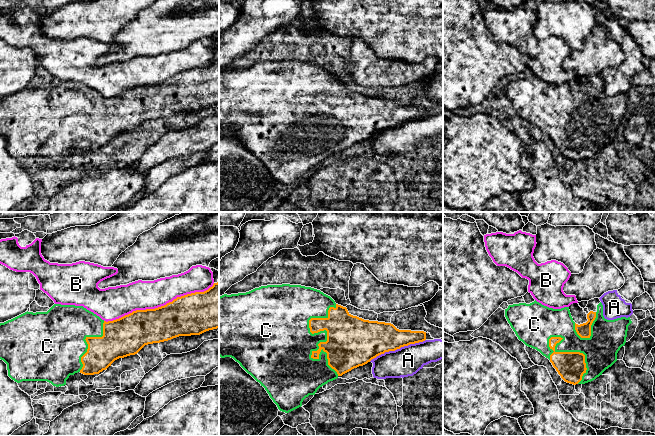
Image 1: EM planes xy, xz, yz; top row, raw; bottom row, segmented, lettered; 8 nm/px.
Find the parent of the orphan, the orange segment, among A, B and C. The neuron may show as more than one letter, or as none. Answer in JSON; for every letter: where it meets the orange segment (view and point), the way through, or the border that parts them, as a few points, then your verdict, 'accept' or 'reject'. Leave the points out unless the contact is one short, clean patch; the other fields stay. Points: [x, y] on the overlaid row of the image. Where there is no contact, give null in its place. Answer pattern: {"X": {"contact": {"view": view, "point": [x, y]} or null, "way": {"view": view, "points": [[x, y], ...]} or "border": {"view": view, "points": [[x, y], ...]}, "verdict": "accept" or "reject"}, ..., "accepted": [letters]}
{"A": {"contact": {"view": "xz", "point": [397, 348]}, "verdict": "reject"}, "B": {"contact": {"view": "xy", "point": [159, 307]}, "verdict": "reject"}, "C": {"contact": {"view": "xz", "point": [327, 336]}, "verdict": "accept"}, "accepted": ["C"]}

